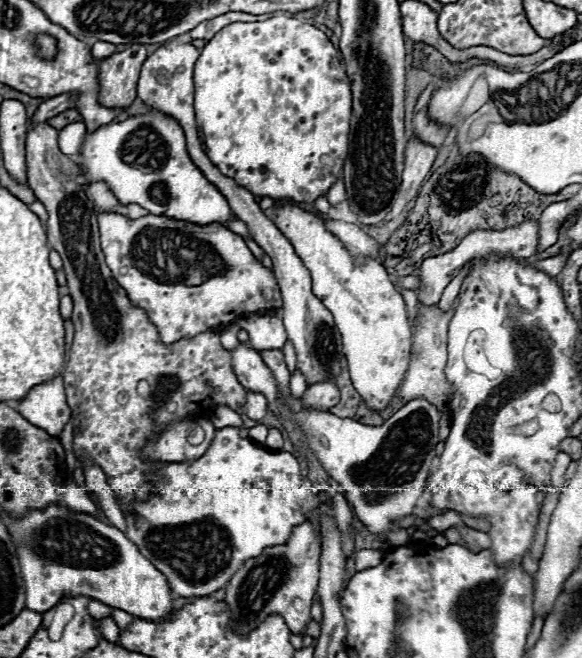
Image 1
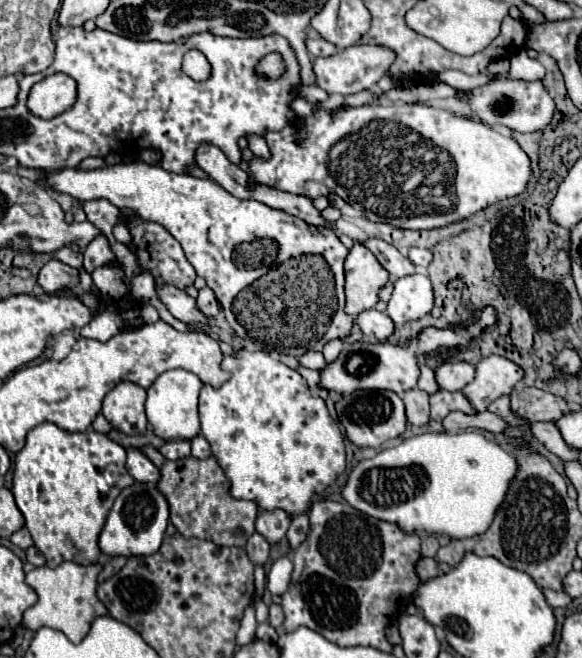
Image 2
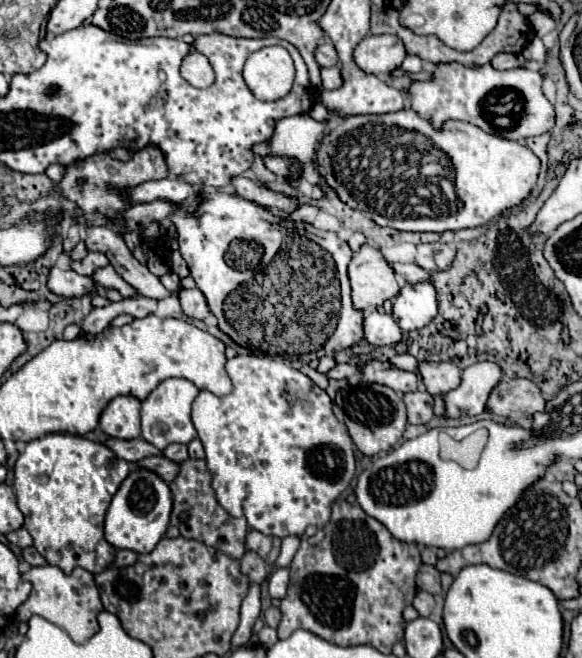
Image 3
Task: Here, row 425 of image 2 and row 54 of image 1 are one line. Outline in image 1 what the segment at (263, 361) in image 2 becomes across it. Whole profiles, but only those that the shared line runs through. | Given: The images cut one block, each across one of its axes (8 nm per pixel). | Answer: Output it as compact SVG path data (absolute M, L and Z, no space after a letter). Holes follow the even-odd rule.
M294 16L228 24L202 48L194 66L194 86L198 134L208 158L252 194L314 202L338 180L348 154L352 96L332 42L316 26Z

